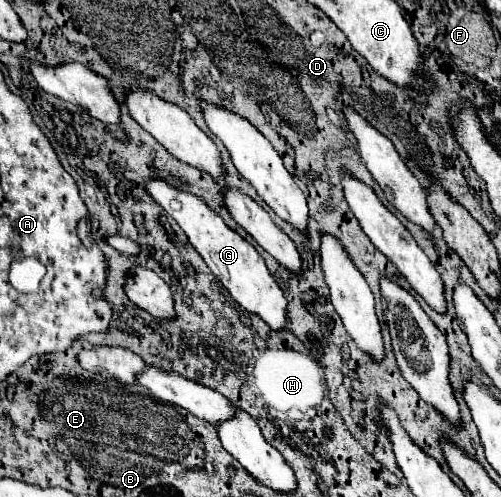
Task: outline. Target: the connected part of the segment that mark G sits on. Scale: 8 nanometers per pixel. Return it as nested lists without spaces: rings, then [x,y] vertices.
[[[147,178],[145,190],[183,228],[189,242],[195,246],[195,250],[201,254],[201,258],[207,262],[219,282],[229,290],[231,298],[247,312],[261,316],[271,326],[271,330],[281,330],[287,322],[287,300],[275,278],[269,274],[265,260],[259,256],[255,246],[251,246],[243,236],[239,236],[231,226],[227,226],[223,218],[203,202],[203,198],[181,192],[179,188],[163,182],[161,178]]]

